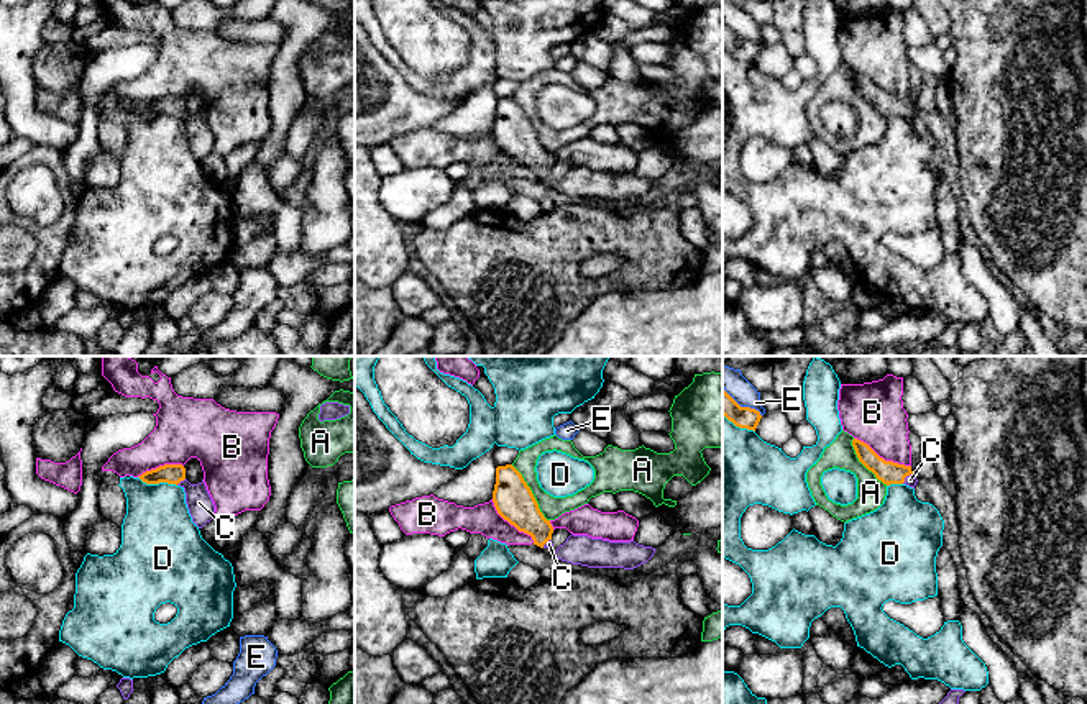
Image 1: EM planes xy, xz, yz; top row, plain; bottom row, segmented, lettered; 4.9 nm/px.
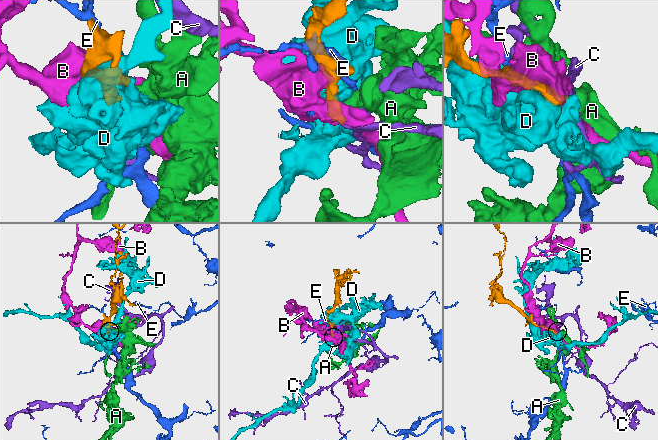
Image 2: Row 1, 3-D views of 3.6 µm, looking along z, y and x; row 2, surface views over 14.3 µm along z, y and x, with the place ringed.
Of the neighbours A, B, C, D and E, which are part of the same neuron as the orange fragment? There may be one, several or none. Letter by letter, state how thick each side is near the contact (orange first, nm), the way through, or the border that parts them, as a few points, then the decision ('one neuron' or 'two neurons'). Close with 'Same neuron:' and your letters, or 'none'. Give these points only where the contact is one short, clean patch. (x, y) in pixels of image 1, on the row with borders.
A: calibres 190 and 110 nm; border xz (511, 465), (521, 475), (539, 511), (549, 521); two neurons
B: calibres 110 and 300 nm; two neurons
C: calibres 100 and 130 nm; way xy (169, 473), (179, 481), (199, 502); one neuron
D: calibres 100 and 360 nm; two neurons
E: calibres 110 and 120 nm; border yz (723, 386), (741, 406), (754, 407), (761, 416); two neurons
Same neuron: C

